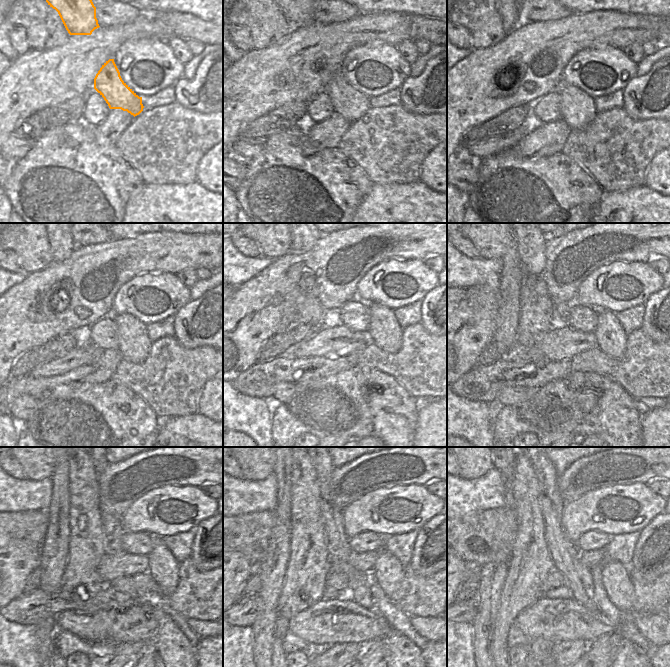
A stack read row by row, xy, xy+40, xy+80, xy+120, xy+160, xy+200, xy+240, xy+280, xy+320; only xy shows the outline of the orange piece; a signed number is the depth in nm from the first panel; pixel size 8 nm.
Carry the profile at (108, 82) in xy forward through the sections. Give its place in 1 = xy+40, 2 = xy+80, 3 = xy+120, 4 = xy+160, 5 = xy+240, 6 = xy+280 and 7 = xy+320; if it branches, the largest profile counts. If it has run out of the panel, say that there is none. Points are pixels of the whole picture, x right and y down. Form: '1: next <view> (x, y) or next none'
1: next xy+40 (351, 104)
2: next xy+80 (577, 108)
3: next xy+120 (134, 344)
4: next xy+160 (386, 333)
5: next xy+240 (162, 566)
6: next xy+280 (388, 572)
7: next xy+320 (616, 580)

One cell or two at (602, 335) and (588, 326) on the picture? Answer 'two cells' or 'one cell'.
two cells

